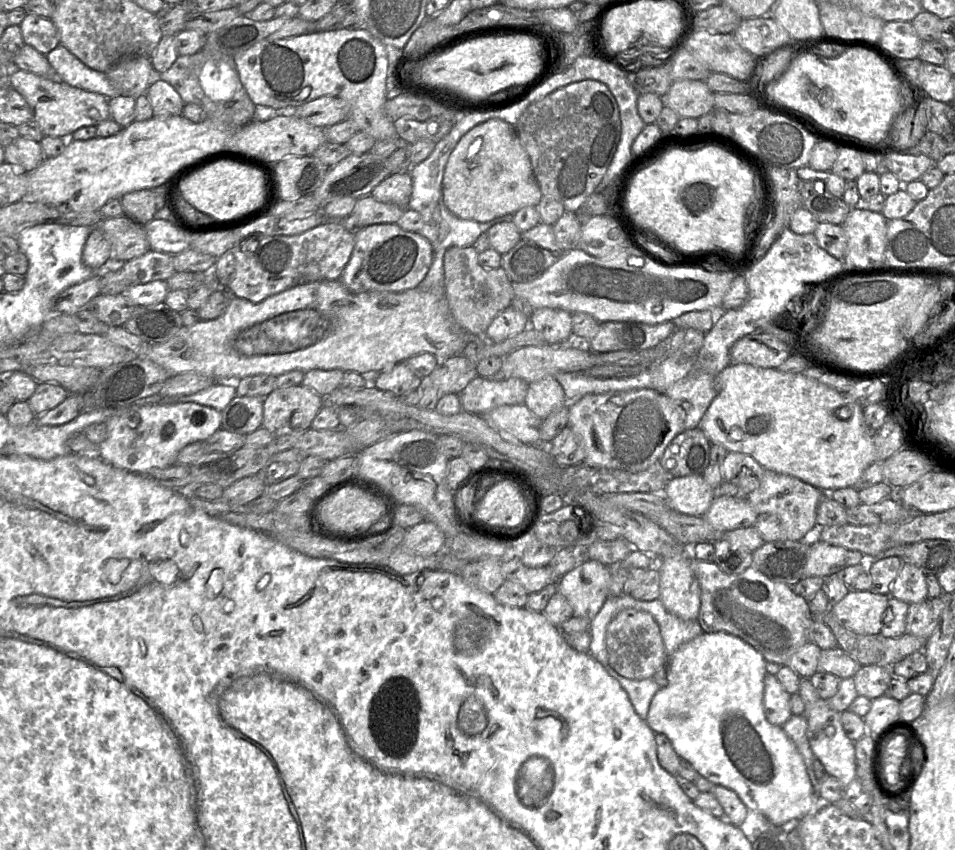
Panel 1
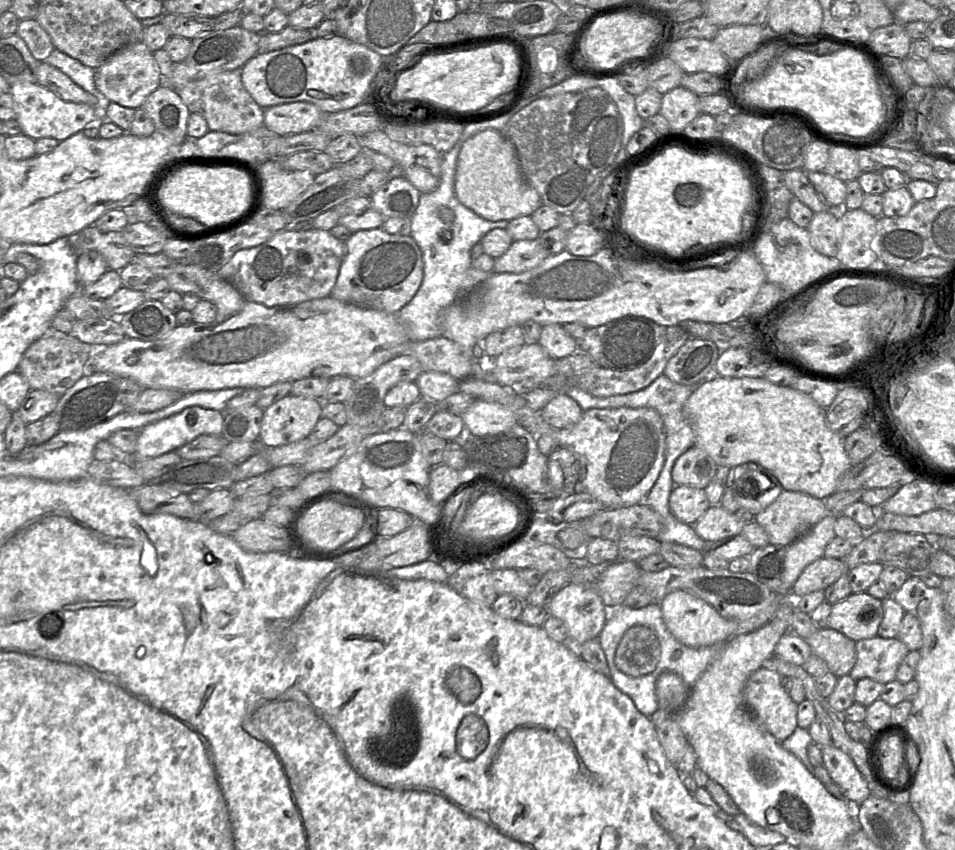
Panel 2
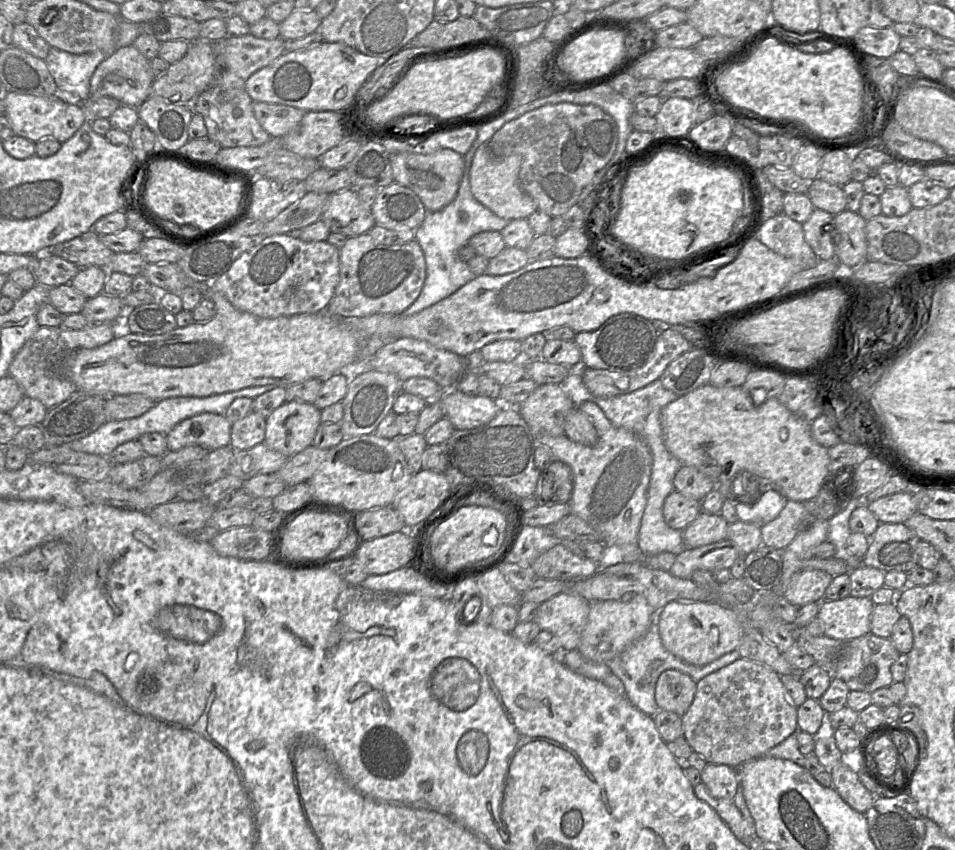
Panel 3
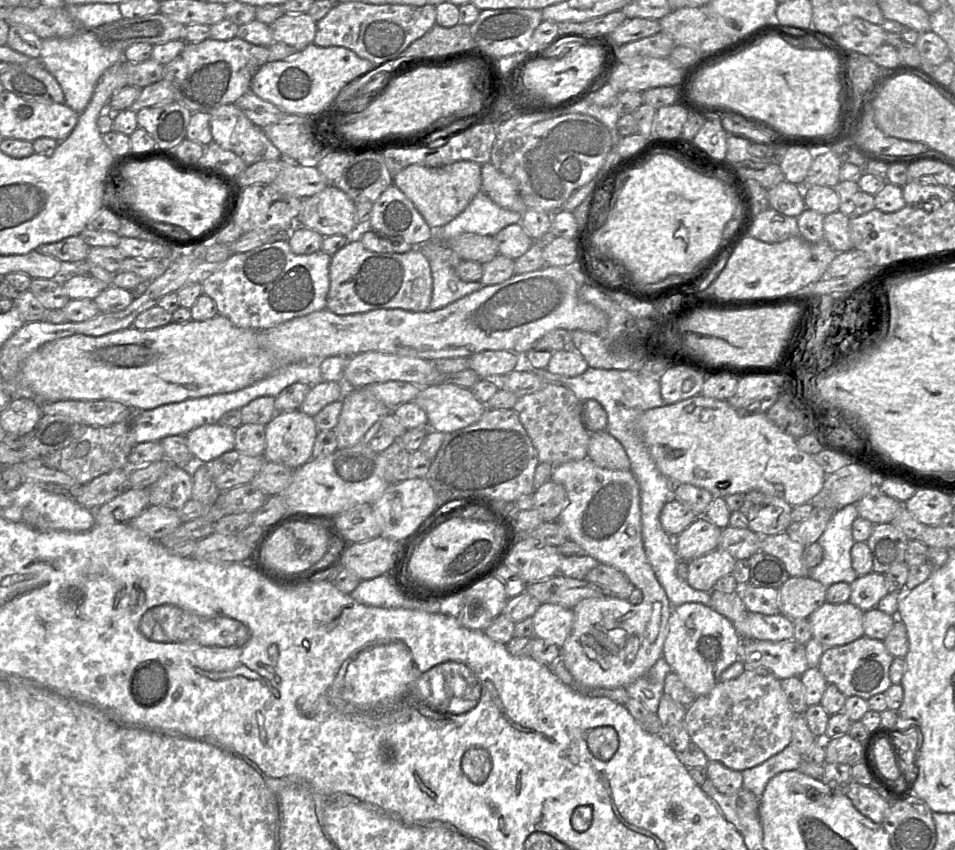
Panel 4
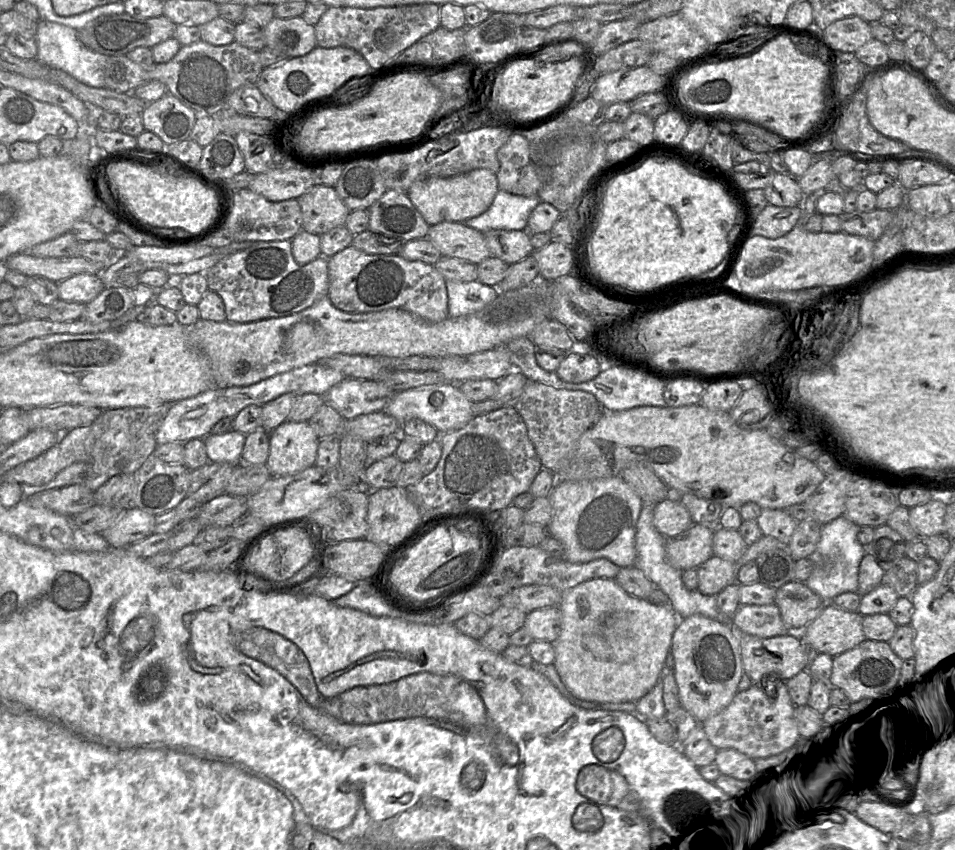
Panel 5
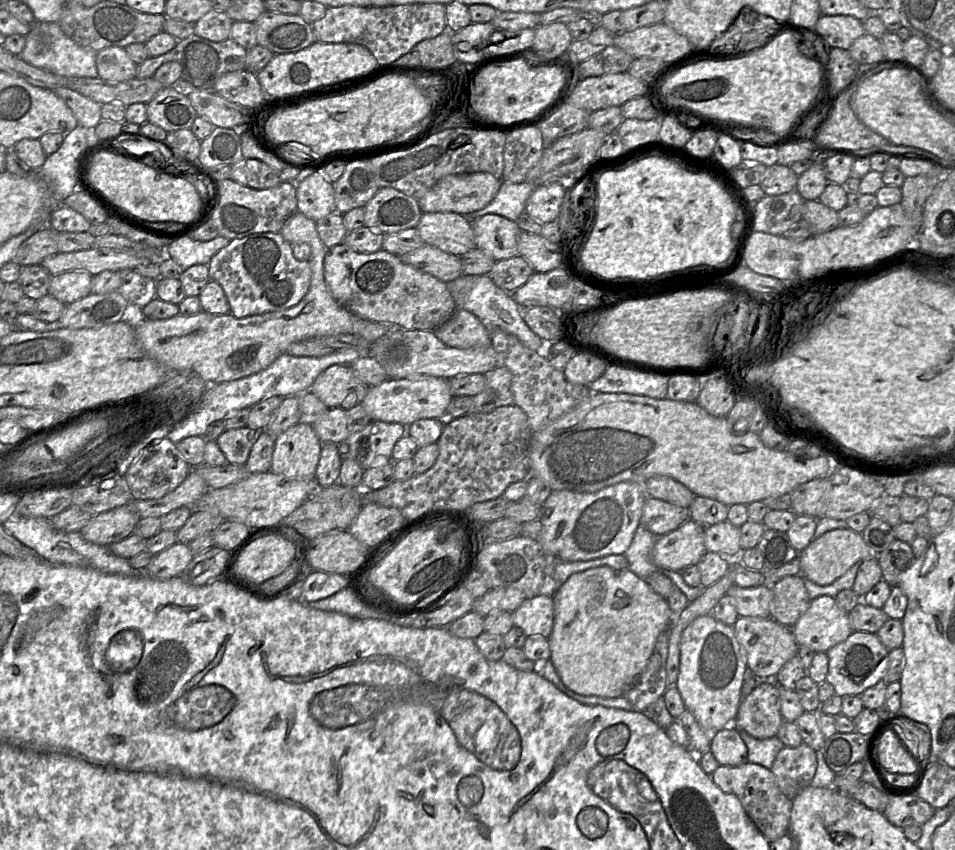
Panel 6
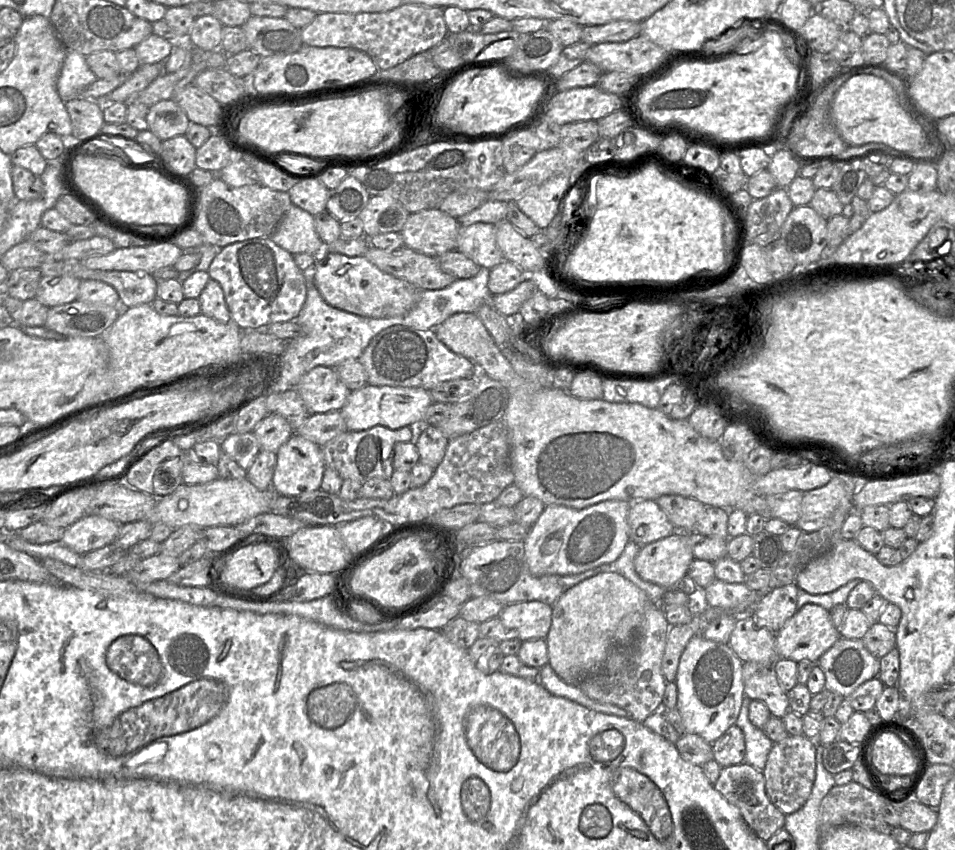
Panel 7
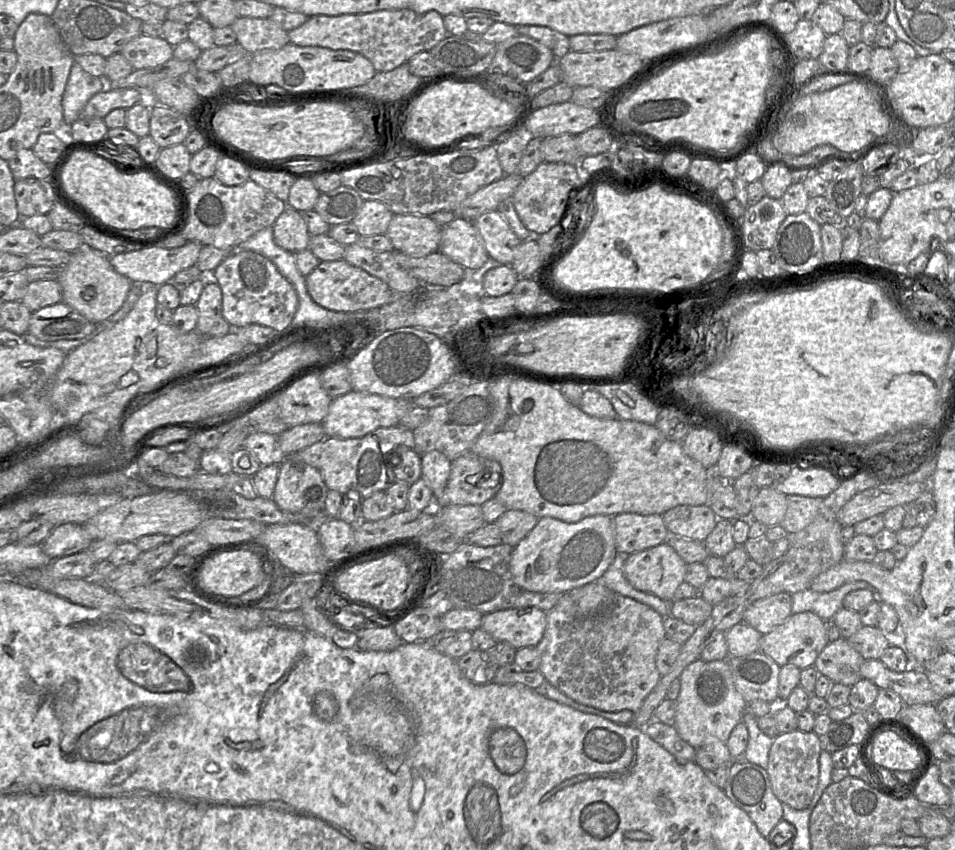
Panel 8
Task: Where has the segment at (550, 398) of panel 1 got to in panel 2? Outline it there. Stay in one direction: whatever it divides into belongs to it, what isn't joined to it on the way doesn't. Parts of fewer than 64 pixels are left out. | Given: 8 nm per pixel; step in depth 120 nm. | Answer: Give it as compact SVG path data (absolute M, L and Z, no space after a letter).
M561 392L541 410L541 414L550 426L563 429L577 424L582 417L583 410L575 400Z

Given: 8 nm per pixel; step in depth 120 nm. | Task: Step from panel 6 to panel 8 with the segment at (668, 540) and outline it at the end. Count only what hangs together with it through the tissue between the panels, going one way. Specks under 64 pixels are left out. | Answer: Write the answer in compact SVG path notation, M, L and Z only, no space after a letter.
M663 542L657 546L628 555L624 564L624 575L635 589L671 602L677 587L685 581L686 565L686 562L674 548L667 542Z

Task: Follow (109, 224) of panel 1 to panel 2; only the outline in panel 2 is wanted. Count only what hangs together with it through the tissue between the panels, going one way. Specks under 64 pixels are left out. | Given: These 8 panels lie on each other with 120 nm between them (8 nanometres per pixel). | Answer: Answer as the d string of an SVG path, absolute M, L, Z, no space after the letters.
M94 225L69 236L69 243L77 256L87 251L100 253L108 268L115 271L122 270L135 256L123 231L102 232Z

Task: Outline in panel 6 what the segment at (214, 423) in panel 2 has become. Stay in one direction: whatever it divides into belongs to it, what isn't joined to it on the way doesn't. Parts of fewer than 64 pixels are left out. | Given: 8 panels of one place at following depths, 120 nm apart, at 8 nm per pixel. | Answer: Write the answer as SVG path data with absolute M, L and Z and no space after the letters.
M243 427L225 430L216 440L229 464L245 466L250 451L262 431Z

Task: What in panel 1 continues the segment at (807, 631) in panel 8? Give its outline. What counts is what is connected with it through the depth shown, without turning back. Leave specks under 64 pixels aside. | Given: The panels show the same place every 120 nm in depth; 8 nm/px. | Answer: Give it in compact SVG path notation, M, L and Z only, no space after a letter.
M850 589L830 610L845 628L861 635L879 634L890 595Z

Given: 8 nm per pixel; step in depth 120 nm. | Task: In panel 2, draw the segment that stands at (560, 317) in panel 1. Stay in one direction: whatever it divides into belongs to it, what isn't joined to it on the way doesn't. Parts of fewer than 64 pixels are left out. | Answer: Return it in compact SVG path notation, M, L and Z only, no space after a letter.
M560 324L542 326L538 343L554 360L573 355L579 350L579 343Z

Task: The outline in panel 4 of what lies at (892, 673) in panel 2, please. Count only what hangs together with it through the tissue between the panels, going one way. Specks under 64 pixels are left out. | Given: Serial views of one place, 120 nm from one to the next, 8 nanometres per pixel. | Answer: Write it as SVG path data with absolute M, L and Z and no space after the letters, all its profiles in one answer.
M863 635L851 643L825 648L818 668L827 683L835 685L847 698L858 696L868 700L876 694L885 693L892 685L889 669L893 659L882 640Z

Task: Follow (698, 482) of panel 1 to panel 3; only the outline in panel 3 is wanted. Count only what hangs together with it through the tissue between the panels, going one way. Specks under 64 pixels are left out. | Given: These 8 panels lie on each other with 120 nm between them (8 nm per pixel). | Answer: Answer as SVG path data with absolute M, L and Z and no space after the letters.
M673 490L665 499L663 516L668 526L684 530L702 511L701 501Z

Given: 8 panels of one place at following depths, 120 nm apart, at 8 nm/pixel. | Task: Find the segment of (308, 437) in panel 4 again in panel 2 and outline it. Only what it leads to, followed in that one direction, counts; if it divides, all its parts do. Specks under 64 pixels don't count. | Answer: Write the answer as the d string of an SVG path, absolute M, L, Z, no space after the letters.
M289 394L264 411L258 442L274 448L308 437L322 417L323 401Z

